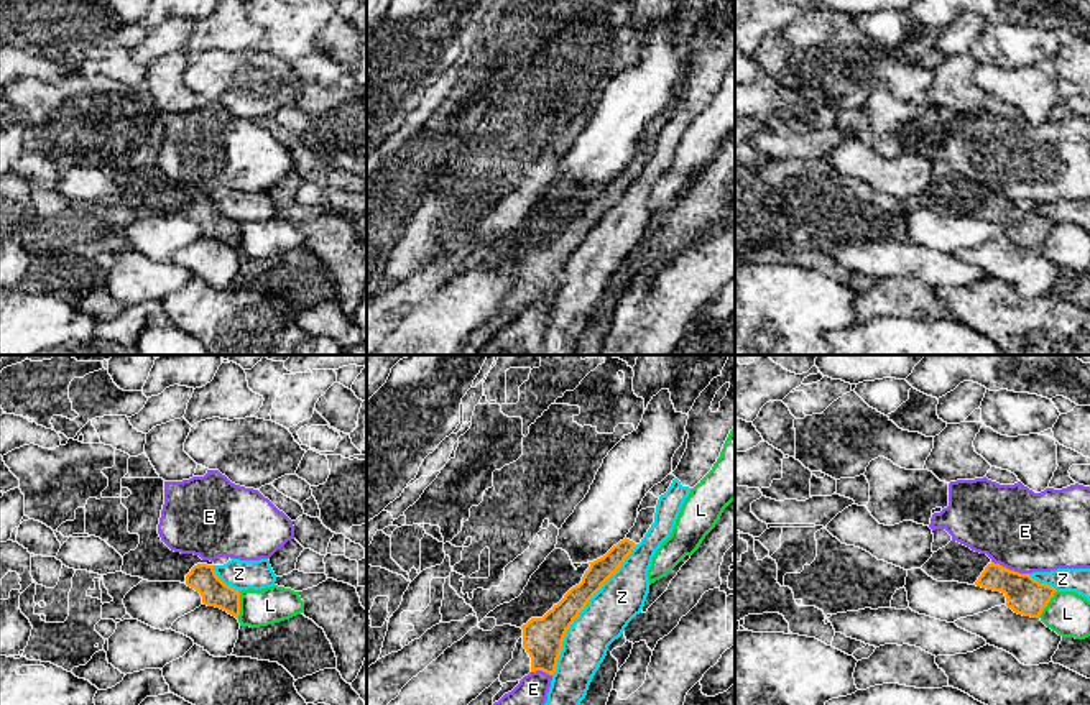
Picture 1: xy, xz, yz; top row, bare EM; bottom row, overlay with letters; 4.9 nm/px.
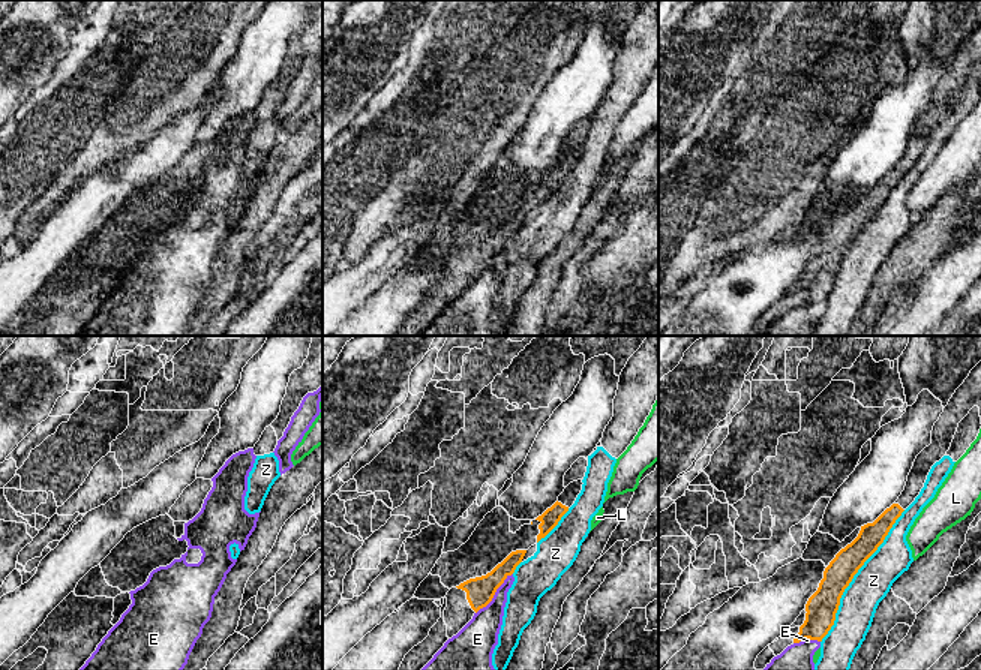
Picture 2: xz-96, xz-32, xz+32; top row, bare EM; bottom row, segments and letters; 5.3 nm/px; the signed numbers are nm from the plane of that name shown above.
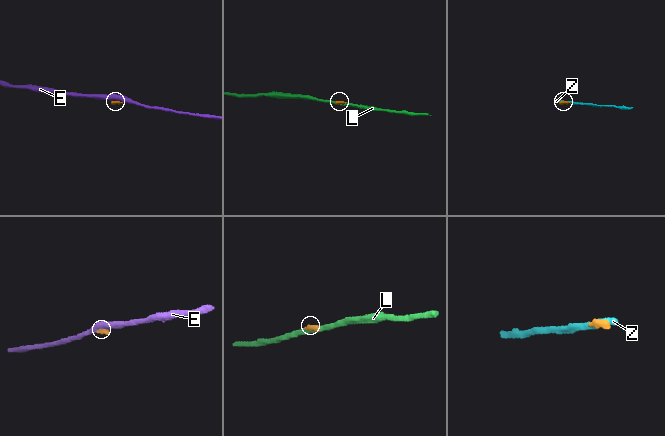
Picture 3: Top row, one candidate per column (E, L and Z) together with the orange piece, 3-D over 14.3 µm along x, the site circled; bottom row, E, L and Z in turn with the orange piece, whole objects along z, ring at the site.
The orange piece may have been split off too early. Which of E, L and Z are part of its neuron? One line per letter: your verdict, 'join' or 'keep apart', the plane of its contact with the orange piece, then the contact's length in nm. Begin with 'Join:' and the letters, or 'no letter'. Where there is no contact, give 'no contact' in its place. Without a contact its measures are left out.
Join: no letter
E: keep apart; meets orange in yz; contact 200 nm long
L: keep apart; meets orange in xy; contact 140 nm long
Z: keep apart; meets orange in xz; contact 750 nm long

